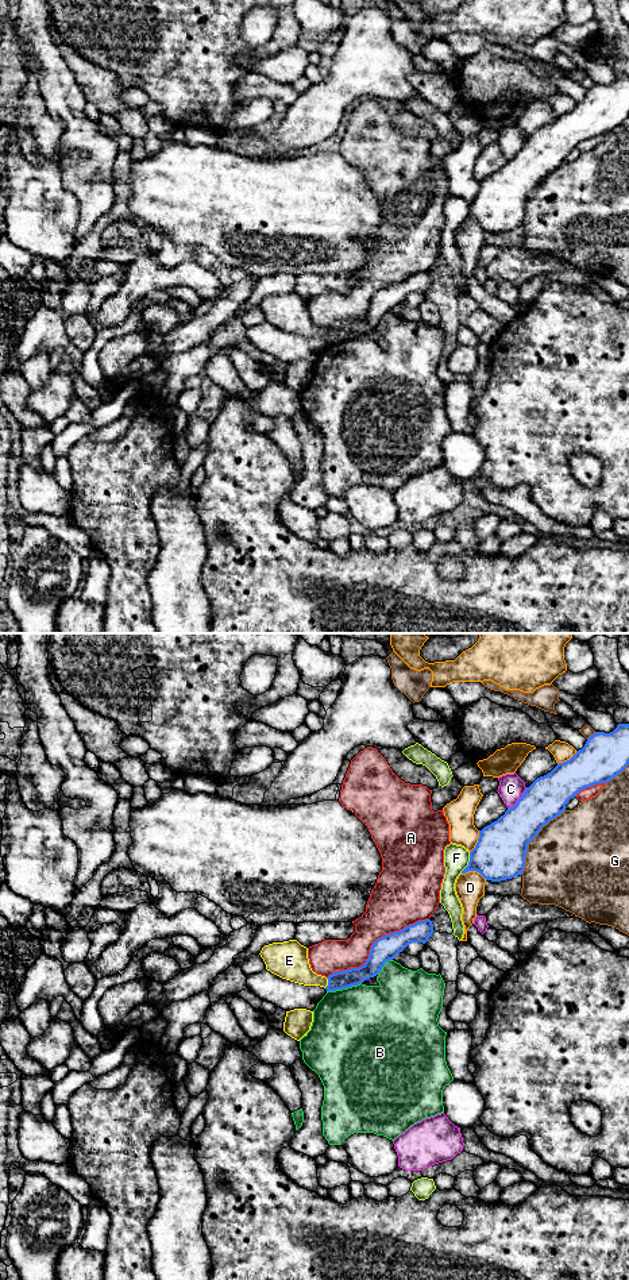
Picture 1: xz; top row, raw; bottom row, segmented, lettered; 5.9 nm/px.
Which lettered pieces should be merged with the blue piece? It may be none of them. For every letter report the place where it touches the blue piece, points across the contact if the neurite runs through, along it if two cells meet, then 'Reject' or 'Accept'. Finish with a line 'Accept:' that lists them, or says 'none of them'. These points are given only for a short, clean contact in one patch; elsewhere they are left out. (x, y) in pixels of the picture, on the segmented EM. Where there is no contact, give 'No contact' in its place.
A: Touches blue at xz (373, 944). Reject
B: Touches blue at xz (343, 987). Reject
C: Touches blue at xz (518, 800). Reject
D: Touches blue at xz (474, 870). Reject
E: Touches blue at xz (328, 983). Boundary: xz (327, 978), (324, 987). Reject
F: Touches blue at xz (469, 863). Reject
G: Touches blue at xz (532, 839). Reject
Accept: none of them

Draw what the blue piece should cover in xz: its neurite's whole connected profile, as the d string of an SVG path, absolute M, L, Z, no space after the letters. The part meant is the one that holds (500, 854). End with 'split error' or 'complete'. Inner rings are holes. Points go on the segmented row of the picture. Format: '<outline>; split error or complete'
M618 724L610 732L595 732L584 747L567 762L559 763L551 772L537 778L526 787L517 803L497 821L479 830L475 848L470 852L468 865L462 871L479 872L486 880L501 882L518 876L524 871L528 844L544 825L566 810L567 802L594 784L607 783L629 764L629 724Z; complete

